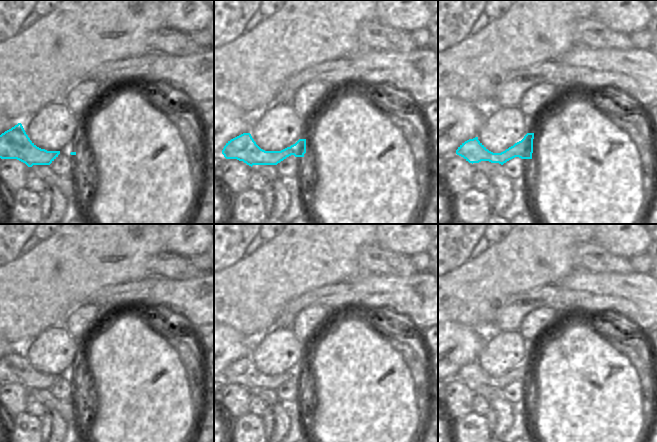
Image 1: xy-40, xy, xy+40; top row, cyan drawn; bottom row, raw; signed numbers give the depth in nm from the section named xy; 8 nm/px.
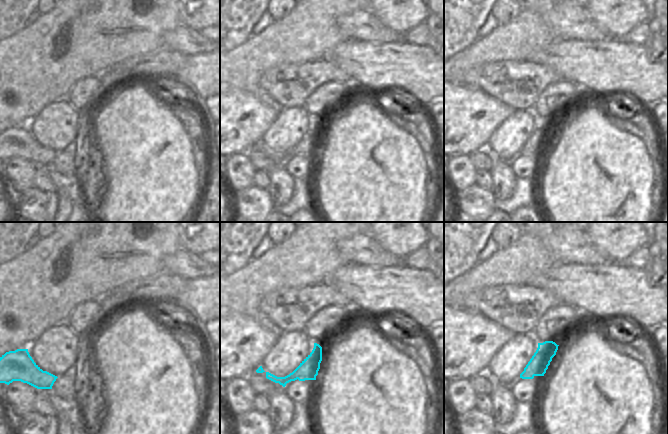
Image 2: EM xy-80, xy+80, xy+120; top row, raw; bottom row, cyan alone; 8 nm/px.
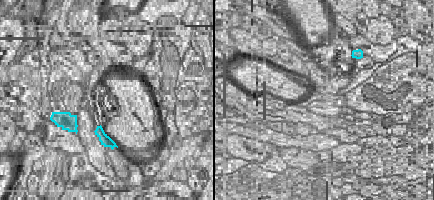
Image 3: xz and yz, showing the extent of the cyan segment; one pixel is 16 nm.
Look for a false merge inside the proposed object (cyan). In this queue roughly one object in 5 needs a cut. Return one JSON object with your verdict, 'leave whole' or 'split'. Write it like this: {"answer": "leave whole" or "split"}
{"answer": "leave whole"}

